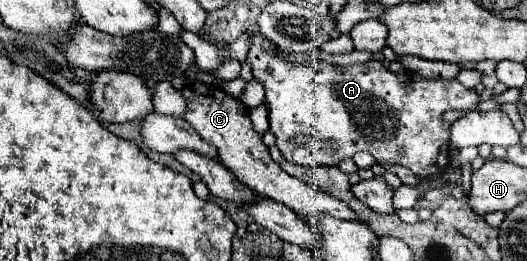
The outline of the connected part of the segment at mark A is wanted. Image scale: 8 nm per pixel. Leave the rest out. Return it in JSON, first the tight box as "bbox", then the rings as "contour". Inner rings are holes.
{"bbox":[248,34,478,180],"contour":[[[254,34],[252,38],[248,60],[252,64],[254,78],[264,82],[266,88],[264,100],[270,106],[270,130],[276,136],[276,146],[288,162],[300,166],[324,166],[324,164],[336,166],[342,158],[366,150],[376,160],[386,160],[410,168],[422,180],[438,176],[448,168],[450,124],[442,122],[444,112],[456,108],[474,108],[478,104],[478,94],[464,88],[458,80],[432,80],[412,74],[402,78],[392,74],[376,60],[352,66],[332,66],[324,62],[312,62],[310,54],[276,52],[272,42],[262,38],[260,34]],[[298,132],[306,134],[312,140],[304,146],[290,144],[288,140]],[[328,144],[334,144],[336,150],[330,152]]]}

